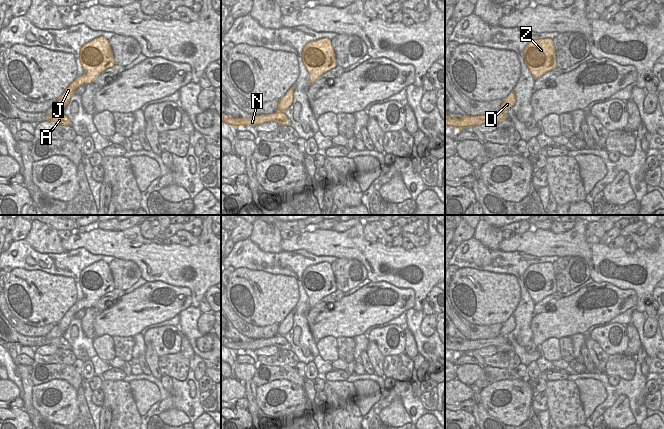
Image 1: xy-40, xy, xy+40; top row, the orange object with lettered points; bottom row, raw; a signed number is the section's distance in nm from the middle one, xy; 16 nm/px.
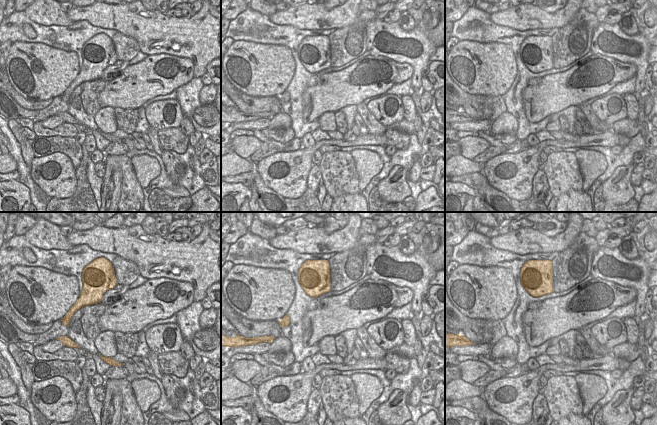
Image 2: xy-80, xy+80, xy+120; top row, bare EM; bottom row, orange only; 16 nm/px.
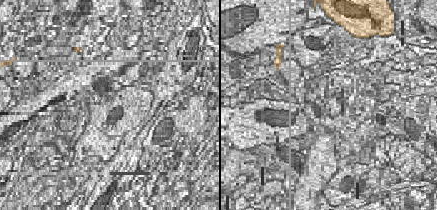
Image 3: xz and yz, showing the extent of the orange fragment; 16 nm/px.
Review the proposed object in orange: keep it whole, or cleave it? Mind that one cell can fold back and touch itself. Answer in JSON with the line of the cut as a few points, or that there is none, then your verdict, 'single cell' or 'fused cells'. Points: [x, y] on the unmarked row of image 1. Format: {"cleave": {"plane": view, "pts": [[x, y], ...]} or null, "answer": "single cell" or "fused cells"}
{"cleave": {"plane": "xy", "pts": [[277, 334], [282, 336]]}, "answer": "fused cells"}

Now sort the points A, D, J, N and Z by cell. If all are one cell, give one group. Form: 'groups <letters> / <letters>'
groups A N / D J Z

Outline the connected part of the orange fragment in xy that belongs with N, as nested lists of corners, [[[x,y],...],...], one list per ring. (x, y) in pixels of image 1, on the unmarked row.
[[[280,335],[267,339],[255,339],[252,342],[233,342],[230,339],[221,339],[221,344],[232,352],[244,352],[247,349],[256,350],[265,346],[276,346],[280,350],[290,349],[290,344],[286,338]]]

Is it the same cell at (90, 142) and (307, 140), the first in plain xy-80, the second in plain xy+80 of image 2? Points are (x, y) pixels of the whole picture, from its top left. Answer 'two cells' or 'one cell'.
one cell

